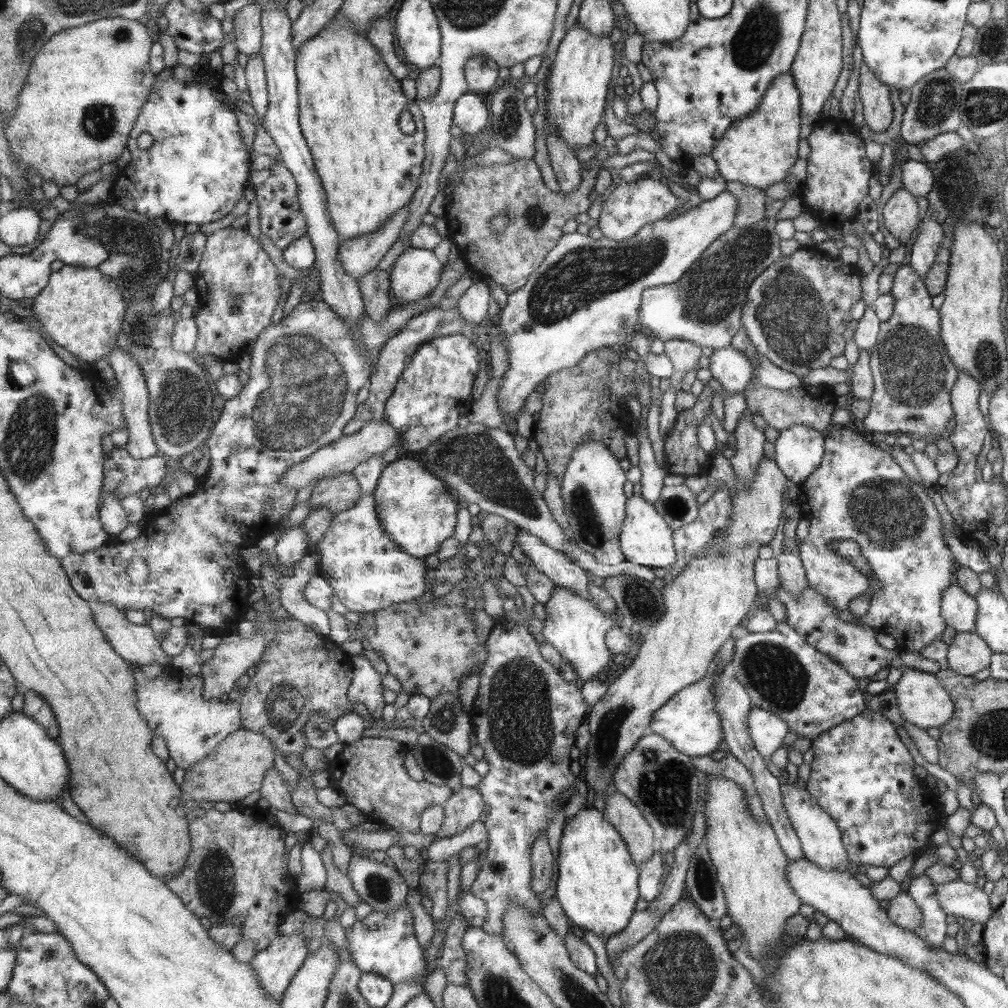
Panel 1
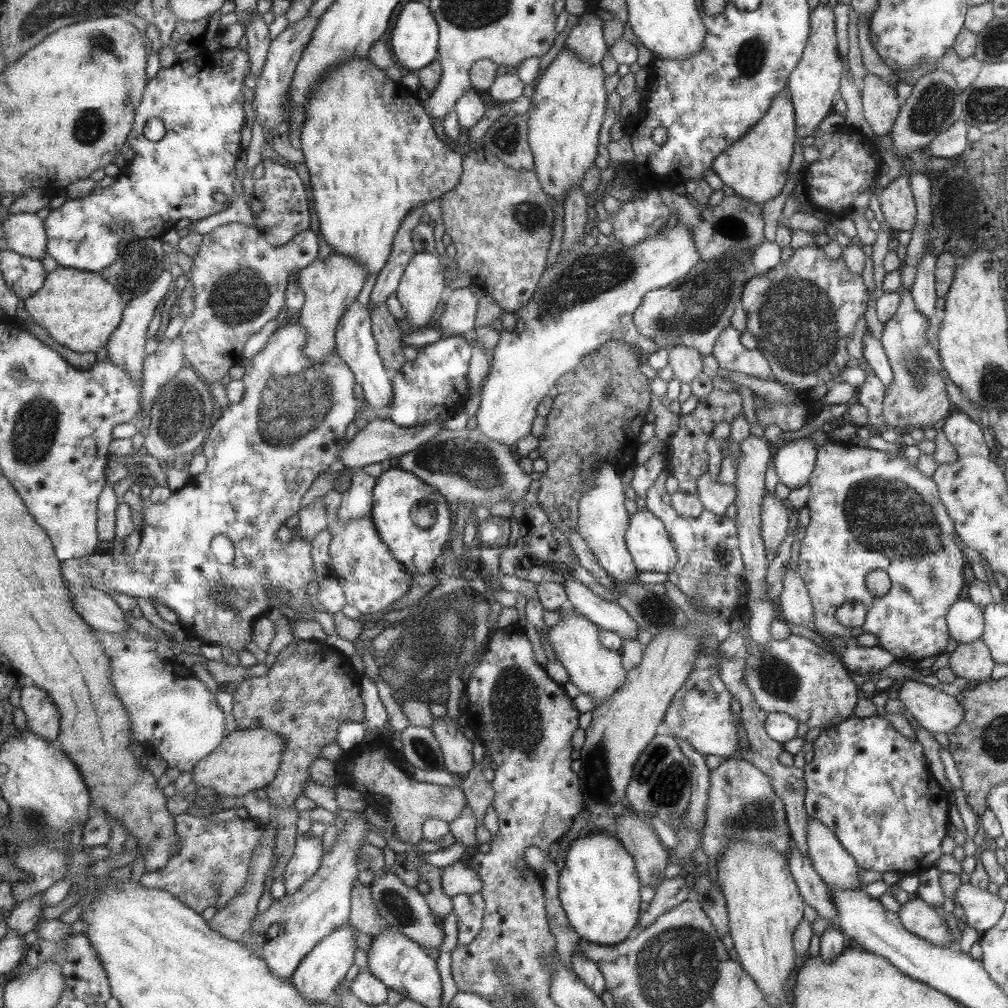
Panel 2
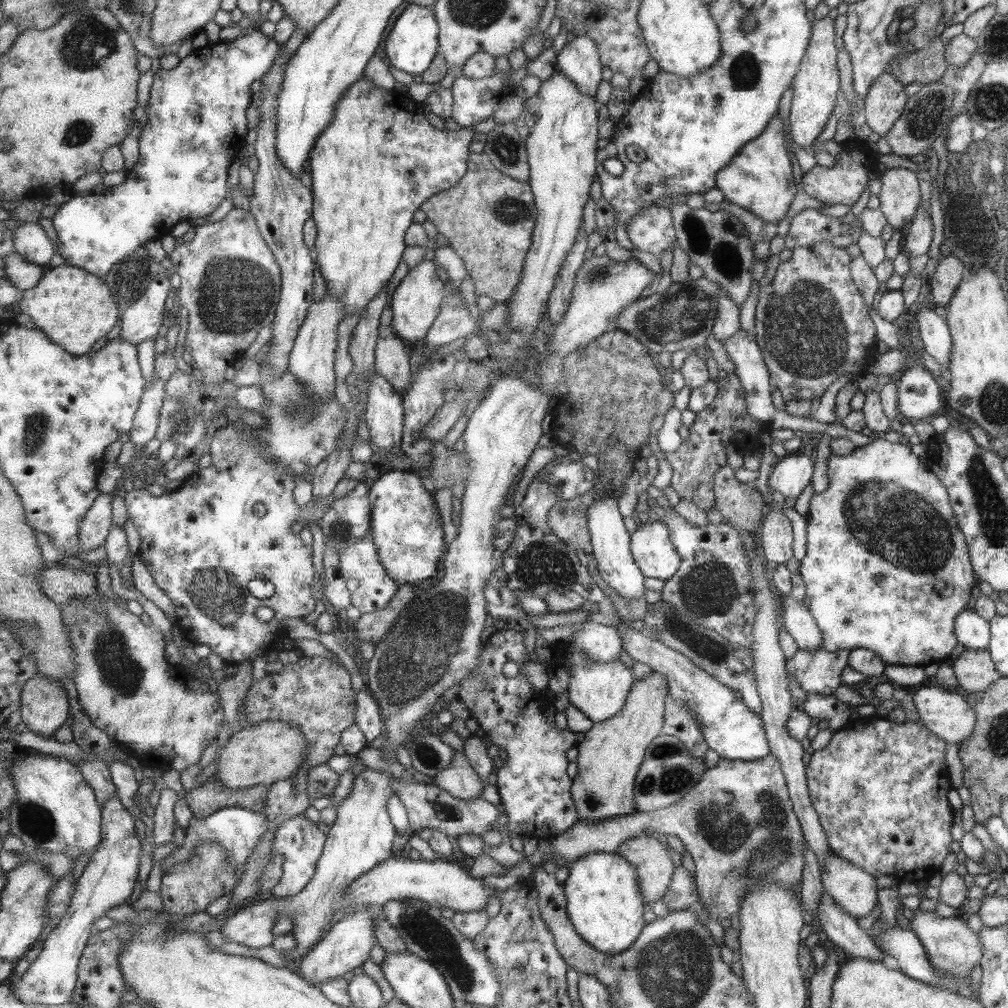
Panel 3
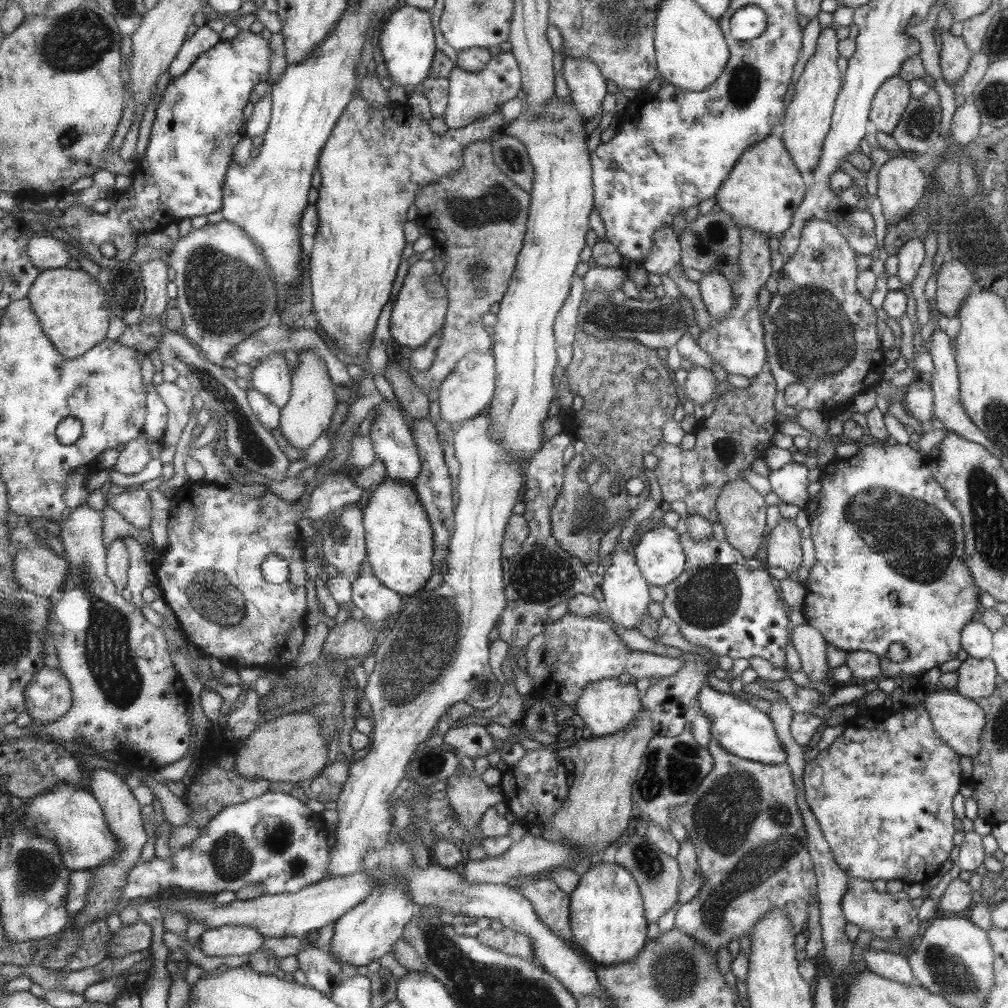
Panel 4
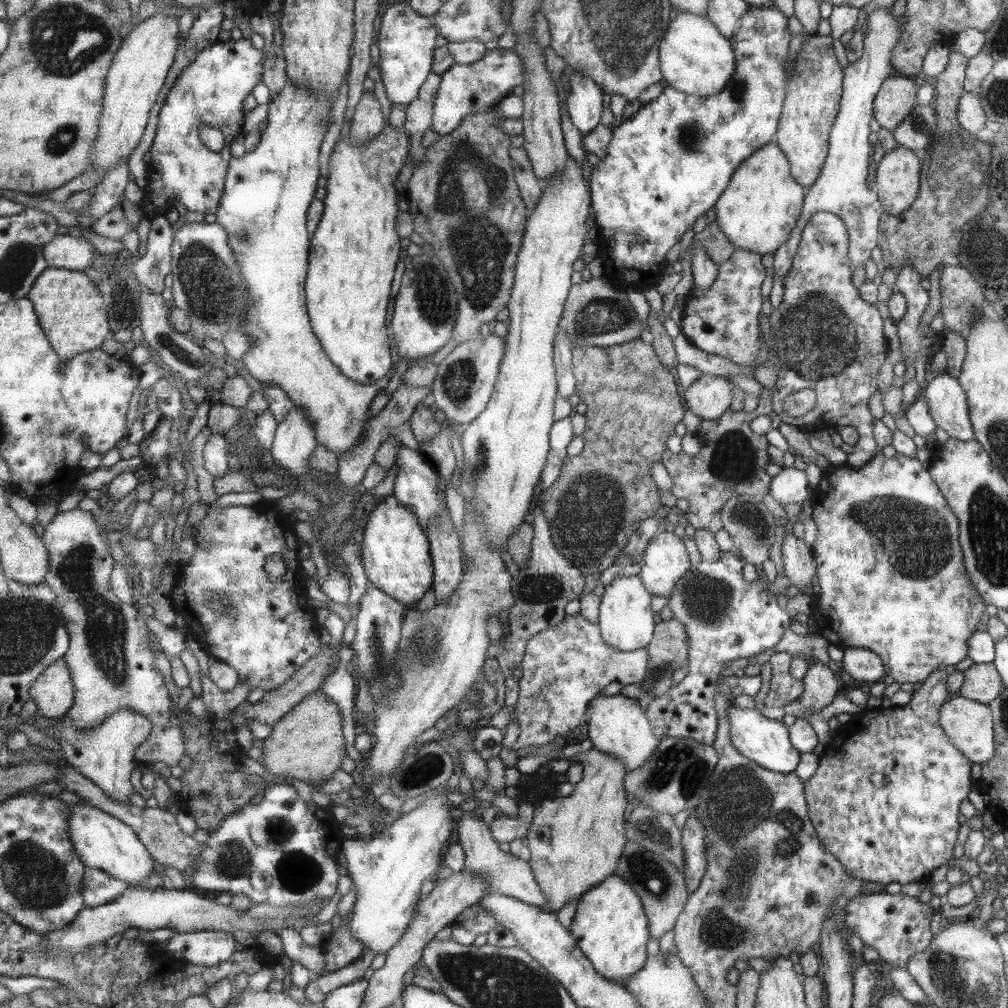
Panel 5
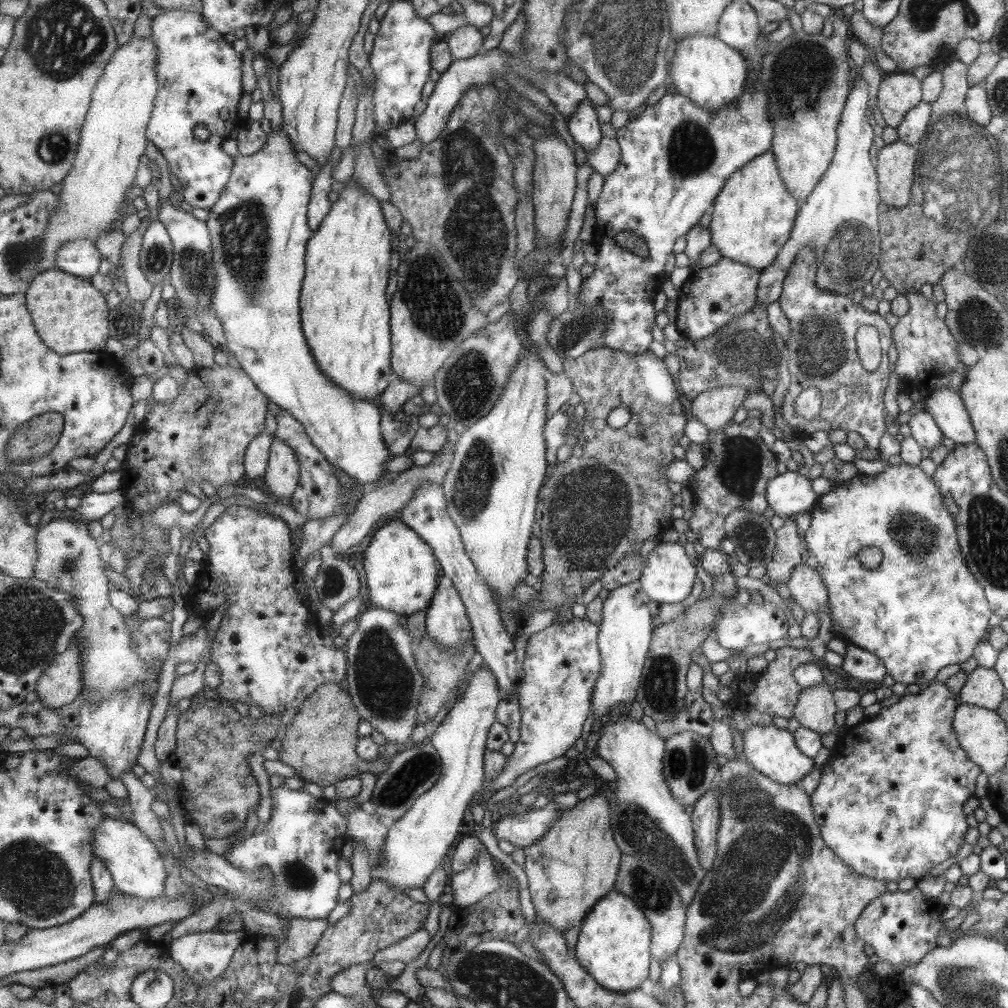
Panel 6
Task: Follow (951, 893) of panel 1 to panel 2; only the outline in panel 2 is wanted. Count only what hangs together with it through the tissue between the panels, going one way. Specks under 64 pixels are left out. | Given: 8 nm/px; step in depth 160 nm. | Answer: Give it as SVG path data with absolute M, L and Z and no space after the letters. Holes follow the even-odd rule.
M960 884L952 896L956 910L962 912L965 924L981 934L988 928L994 927L1003 914L1004 901L997 894L979 890L969 884Z

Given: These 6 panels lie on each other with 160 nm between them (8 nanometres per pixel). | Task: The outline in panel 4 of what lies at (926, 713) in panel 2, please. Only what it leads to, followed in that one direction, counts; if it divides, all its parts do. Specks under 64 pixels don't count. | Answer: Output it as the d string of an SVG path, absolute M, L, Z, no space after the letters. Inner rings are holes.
M941 690L927 693L922 700L923 708L929 713L934 731L943 741L946 741L959 756L971 758L979 750L978 736L986 722L985 712L980 707L980 702L969 697L961 696L952 690Z

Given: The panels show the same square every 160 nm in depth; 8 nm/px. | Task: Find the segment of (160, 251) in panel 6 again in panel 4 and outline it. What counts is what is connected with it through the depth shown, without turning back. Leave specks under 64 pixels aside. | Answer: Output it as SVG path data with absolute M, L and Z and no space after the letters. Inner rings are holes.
M153 259L141 264L144 276L142 289L146 291L146 301L144 302L142 320L139 324L143 323L143 320L150 320L150 318L156 318L156 320L164 318L167 302L169 302L169 294L167 294L167 290L169 290L167 288L169 286L169 268L167 268L167 262L162 259Z

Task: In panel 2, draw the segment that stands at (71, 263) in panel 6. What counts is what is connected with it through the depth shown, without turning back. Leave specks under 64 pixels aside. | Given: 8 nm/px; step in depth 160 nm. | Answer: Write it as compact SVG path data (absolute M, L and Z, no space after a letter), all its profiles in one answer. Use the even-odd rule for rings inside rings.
M37 213L12 214L1 224L3 237L11 250L18 256L43 260L47 256L48 236L45 220Z

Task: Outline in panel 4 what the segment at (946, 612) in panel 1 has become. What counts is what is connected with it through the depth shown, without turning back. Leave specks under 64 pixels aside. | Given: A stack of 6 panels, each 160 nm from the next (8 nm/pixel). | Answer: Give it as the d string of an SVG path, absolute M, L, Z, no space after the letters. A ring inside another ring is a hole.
M970 620L960 632L961 649L973 659L987 658L992 652L992 632L980 621Z

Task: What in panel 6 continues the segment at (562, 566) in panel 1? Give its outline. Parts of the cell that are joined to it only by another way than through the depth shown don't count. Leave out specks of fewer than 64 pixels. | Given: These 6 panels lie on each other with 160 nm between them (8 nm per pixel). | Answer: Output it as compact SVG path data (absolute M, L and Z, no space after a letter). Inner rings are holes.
M749 725L741 731L742 752L753 768L767 775L779 784L799 784L800 780L812 770L812 758L804 754L794 743L794 735L787 728L775 725Z

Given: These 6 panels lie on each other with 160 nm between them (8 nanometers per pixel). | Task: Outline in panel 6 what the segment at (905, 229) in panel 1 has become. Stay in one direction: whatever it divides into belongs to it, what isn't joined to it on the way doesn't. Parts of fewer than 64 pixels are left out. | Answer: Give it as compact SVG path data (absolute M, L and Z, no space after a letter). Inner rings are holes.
M896 140L874 153L883 204L893 208L905 207L911 200L911 188L914 187L915 147Z

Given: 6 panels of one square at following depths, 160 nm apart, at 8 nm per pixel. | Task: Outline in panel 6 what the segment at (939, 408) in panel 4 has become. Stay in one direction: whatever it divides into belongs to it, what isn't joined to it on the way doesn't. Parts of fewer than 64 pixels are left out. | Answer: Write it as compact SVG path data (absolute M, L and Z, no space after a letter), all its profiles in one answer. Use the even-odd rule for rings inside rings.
M949 388L935 389L922 401L922 407L933 417L943 437L955 444L975 442L975 432L957 392Z

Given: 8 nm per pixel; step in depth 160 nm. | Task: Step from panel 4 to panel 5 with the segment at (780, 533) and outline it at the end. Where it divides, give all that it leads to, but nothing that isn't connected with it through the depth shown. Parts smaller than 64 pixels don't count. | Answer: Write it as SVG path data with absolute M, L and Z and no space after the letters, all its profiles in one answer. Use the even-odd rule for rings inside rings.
M785 529L781 542L781 564L783 573L790 584L796 586L801 592L809 594L811 576L815 572L811 550L793 536L791 529Z

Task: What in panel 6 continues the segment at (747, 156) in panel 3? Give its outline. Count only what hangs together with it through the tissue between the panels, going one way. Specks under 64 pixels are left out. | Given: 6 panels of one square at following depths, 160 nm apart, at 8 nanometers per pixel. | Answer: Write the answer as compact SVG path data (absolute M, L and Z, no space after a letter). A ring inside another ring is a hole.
M769 150L750 160L746 167L726 180L725 186L710 209L710 244L718 248L721 257L730 258L748 267L769 267L775 255L790 238L797 212L797 200L788 191L778 173L778 164Z

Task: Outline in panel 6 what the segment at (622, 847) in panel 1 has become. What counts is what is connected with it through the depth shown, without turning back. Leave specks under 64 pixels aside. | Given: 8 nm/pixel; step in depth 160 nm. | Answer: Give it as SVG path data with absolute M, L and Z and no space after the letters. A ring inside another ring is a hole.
M613 889L587 911L573 951L579 964L601 988L623 994L637 990L647 978L649 922L630 897Z

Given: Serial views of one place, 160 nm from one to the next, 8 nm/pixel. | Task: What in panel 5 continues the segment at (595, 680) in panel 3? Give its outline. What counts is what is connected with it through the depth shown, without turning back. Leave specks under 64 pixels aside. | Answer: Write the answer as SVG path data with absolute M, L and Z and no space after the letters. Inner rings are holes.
M620 694L595 695L586 708L584 737L592 742L593 748L599 749L601 753L613 755L624 764L624 767L634 770L646 761L660 741L658 737L653 738L652 728L649 728L650 724L647 724L645 715L635 699Z

